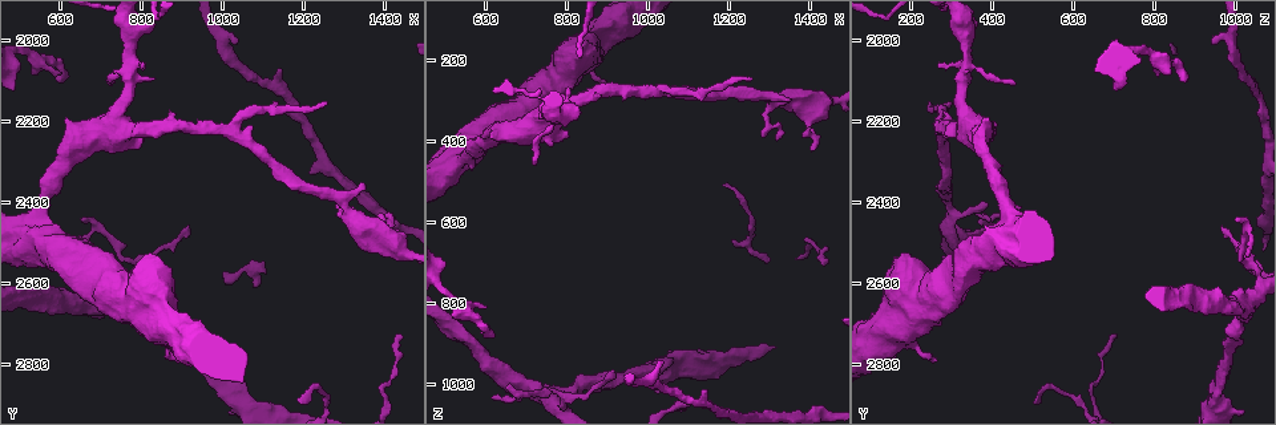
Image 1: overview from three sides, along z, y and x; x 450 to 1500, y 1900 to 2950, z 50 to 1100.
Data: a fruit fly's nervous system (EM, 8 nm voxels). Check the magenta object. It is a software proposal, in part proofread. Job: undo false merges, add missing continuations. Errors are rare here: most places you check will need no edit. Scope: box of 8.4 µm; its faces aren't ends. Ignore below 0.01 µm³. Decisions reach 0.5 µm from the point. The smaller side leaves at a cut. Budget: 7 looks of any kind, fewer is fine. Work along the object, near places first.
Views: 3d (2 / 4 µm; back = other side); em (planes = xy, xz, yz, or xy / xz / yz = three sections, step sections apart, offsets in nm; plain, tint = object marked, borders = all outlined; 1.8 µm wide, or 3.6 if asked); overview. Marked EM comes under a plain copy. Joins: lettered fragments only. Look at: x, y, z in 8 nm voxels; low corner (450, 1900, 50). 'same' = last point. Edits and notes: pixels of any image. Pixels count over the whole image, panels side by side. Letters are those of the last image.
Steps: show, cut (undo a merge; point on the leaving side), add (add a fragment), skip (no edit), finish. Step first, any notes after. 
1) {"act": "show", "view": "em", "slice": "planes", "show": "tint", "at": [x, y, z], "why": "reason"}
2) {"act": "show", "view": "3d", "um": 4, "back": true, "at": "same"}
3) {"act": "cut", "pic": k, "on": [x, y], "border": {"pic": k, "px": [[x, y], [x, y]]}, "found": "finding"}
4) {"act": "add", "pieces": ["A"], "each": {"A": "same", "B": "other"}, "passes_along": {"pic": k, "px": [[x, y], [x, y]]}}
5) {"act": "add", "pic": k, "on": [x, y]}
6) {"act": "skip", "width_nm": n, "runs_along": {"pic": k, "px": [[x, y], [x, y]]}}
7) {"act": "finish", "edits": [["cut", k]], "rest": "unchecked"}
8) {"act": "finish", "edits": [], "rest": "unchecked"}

{"act": "show", "view": "em", "slice": "planes", "show": "borders", "at": [1015, 2220, 275], "why": "three arms meet"}

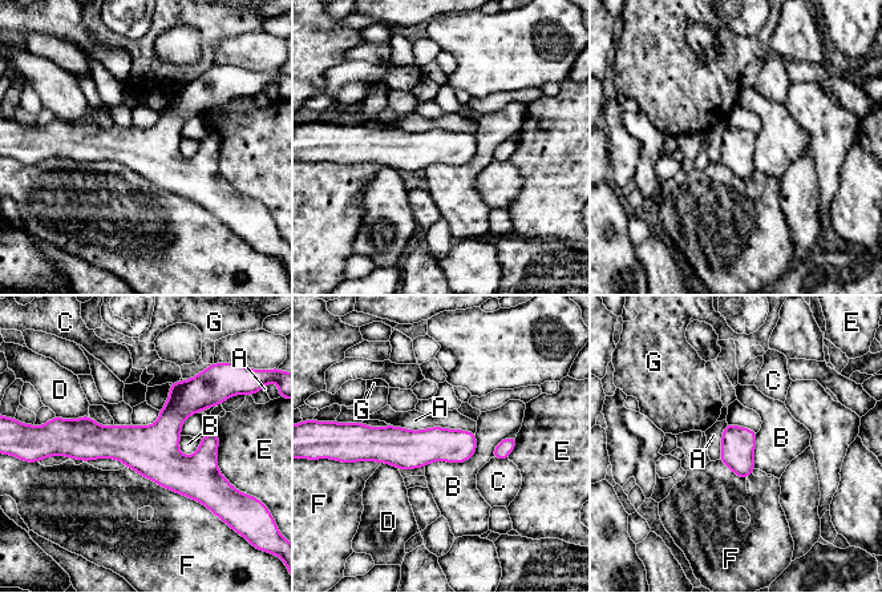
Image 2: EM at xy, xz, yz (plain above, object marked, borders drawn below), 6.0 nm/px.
{"act": "skip", "width_nm": 200, "each": {"A": "other", "B": "other", "C": "other", "D": "other", "E": "other", "F": "other", "G": "other"}, "border": {"pic": 2, "px": [[391, 424], [474, 434]]}, "found": "all the same neuron"}

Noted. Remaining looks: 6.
{"act": "show", "view": "em", "slice": "planes", "show": "borders", "at": [590, 2100, 880], "why": "long arm stops here"}

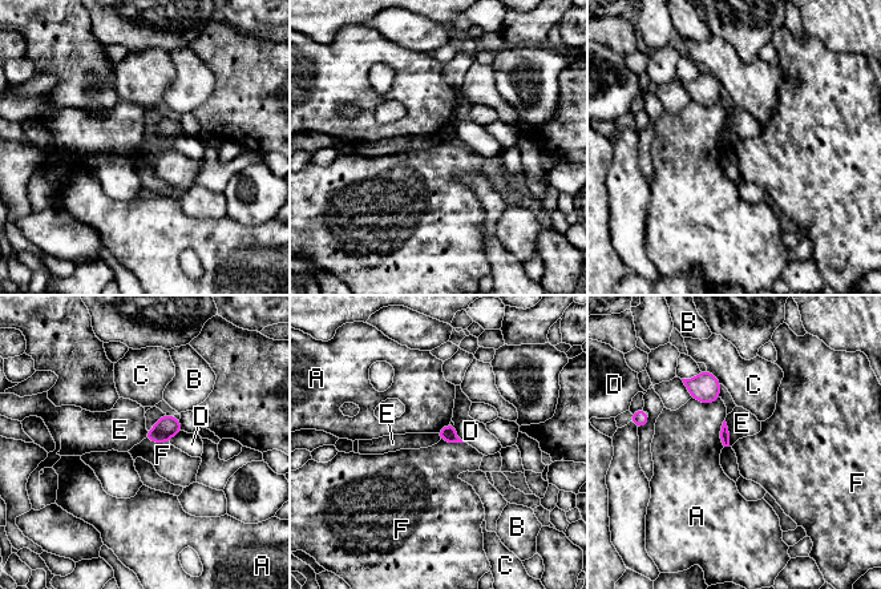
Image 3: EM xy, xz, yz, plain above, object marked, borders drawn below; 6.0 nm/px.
{"act": "skip", "each": {"A": "other", "B": "other", "C": "other", "D": "other", "E": "other", "F": "other"}, "border": {"pic": 3, "px": [[145, 438], [153, 442], [169, 442]]}, "found": "no lettered fragment goes on from it"}

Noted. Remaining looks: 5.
{"act": "show", "view": "3d", "um": 4, "at": [740, 2185, 335], "why": "two arms in line, one across"}

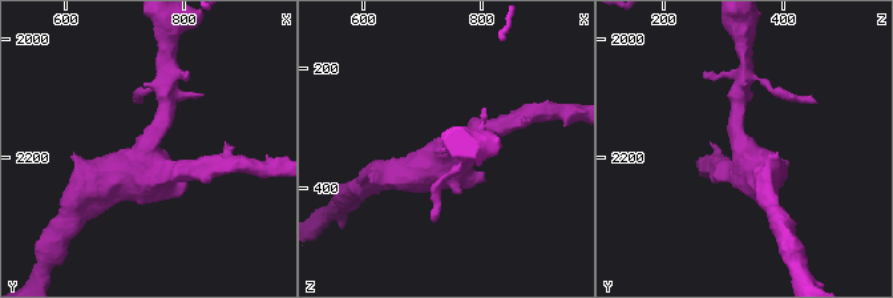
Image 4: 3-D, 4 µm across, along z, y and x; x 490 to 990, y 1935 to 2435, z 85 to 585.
{"act": "show", "view": "em", "um": 3.6, "slice": "xz", "step": 8, "show": "borders", "at": [735, 2185, 340], "arms": 3, "arm_widths_nm": [220, 240, 280]}

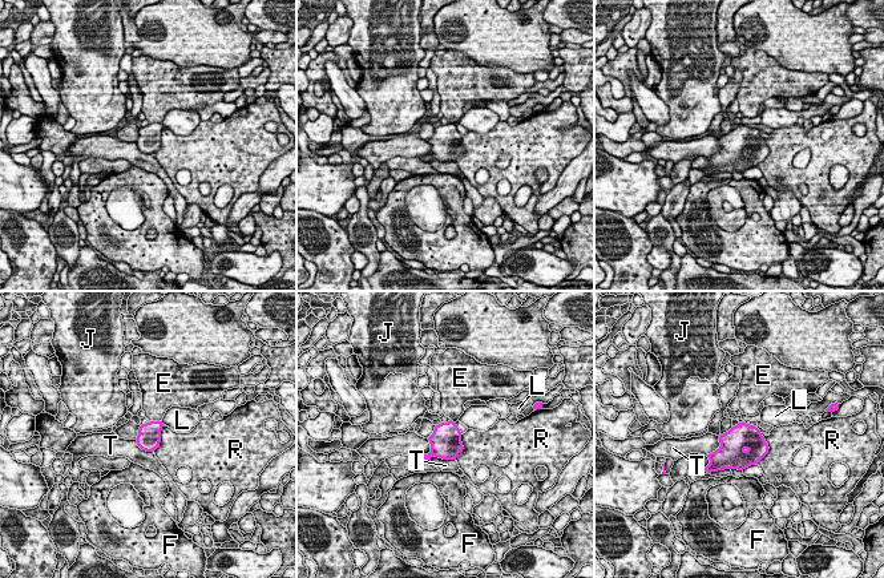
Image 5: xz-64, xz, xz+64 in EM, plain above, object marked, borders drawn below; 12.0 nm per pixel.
{"act": "skip", "width_nm": 280, "each": {"E": "other", "F": "other", "J": "other", "L": "other", "R": "other", "T": "other"}, "border": {"pic": 5, "px": [[419, 455], [430, 453], [455, 460]]}, "found": "continuous, no second neuron"}

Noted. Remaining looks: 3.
{"act": "finish", "edits": [], "rest": "unchecked"}

